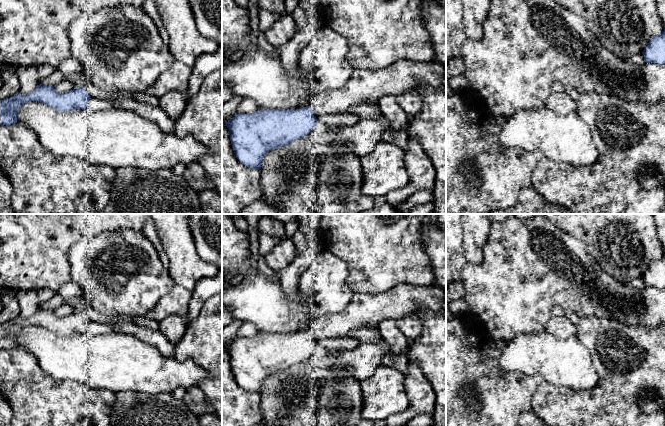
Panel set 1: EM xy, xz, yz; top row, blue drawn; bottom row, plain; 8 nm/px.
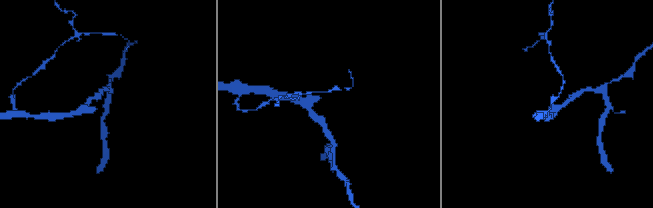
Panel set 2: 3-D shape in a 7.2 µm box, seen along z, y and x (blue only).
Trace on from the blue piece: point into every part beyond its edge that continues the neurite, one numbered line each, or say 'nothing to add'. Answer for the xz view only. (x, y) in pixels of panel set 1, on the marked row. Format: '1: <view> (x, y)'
1: xz (364, 86)

